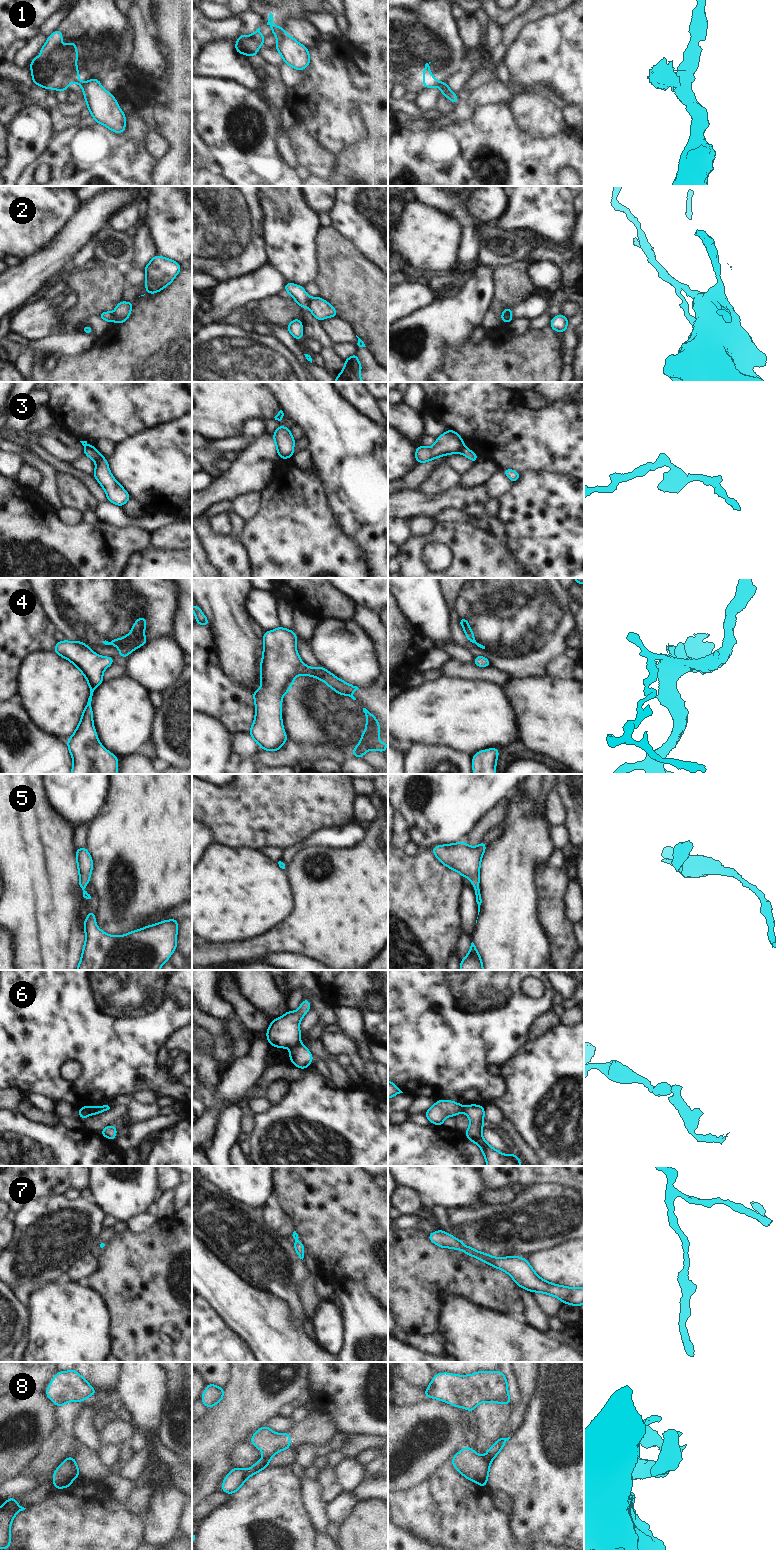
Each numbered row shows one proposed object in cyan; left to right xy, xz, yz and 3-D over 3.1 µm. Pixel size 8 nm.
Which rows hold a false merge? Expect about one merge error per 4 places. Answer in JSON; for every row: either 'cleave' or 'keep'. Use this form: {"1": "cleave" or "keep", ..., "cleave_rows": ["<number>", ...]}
{"1": "cleave", "2": "cleave", "3": "cleave", "4": "cleave", "5": "keep", "6": "cleave", "7": "keep", "8": "cleave", "cleave_rows": ["1", "2", "3", "4", "6", "8"]}

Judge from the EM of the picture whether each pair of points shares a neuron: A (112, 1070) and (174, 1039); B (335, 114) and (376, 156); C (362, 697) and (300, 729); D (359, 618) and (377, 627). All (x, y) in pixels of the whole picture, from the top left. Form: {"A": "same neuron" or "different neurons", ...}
{"A": "different neurons", "B": "different neurons", "C": "same neuron", "D": "same neuron"}

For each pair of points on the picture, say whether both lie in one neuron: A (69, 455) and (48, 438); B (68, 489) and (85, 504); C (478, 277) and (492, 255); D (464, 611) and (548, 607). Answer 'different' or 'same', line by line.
A: same
B: same
C: different
D: same

